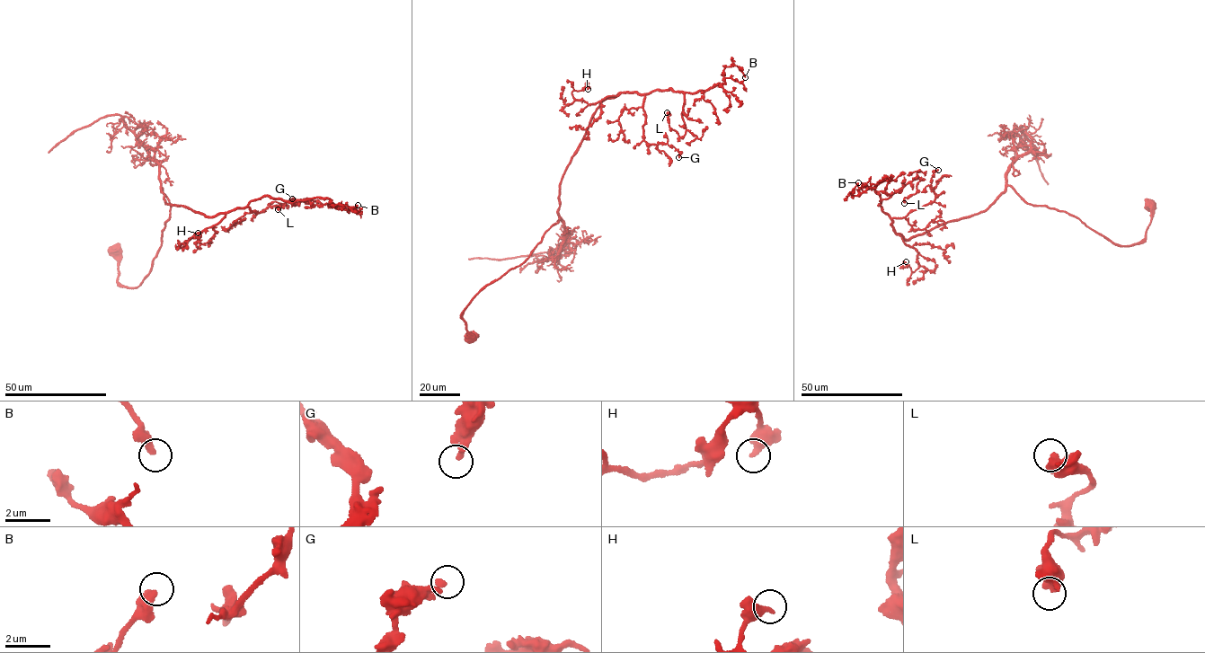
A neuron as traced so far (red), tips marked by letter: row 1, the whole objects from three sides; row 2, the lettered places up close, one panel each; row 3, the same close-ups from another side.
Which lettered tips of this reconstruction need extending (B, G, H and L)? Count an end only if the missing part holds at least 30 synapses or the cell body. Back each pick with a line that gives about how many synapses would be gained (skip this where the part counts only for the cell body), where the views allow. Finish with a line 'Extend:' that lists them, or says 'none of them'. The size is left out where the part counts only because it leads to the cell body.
Extend: none of them

